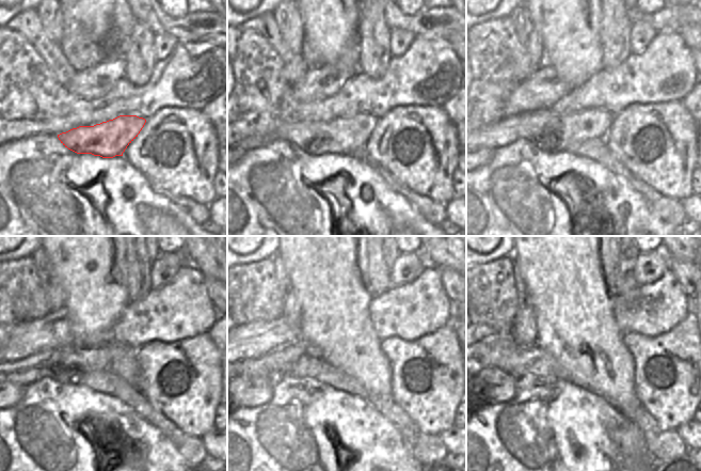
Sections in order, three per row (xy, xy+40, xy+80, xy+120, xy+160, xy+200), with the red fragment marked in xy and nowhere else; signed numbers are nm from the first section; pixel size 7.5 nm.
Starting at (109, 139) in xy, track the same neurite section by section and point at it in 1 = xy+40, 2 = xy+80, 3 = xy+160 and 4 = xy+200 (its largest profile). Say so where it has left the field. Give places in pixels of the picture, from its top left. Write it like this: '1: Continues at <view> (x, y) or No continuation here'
1: Continues at xy+40 (345, 135)
2: Continues at xy+80 (583, 134)
3: Continues at xy+160 (300, 360)
4: Continues at xy+200 (504, 355)

